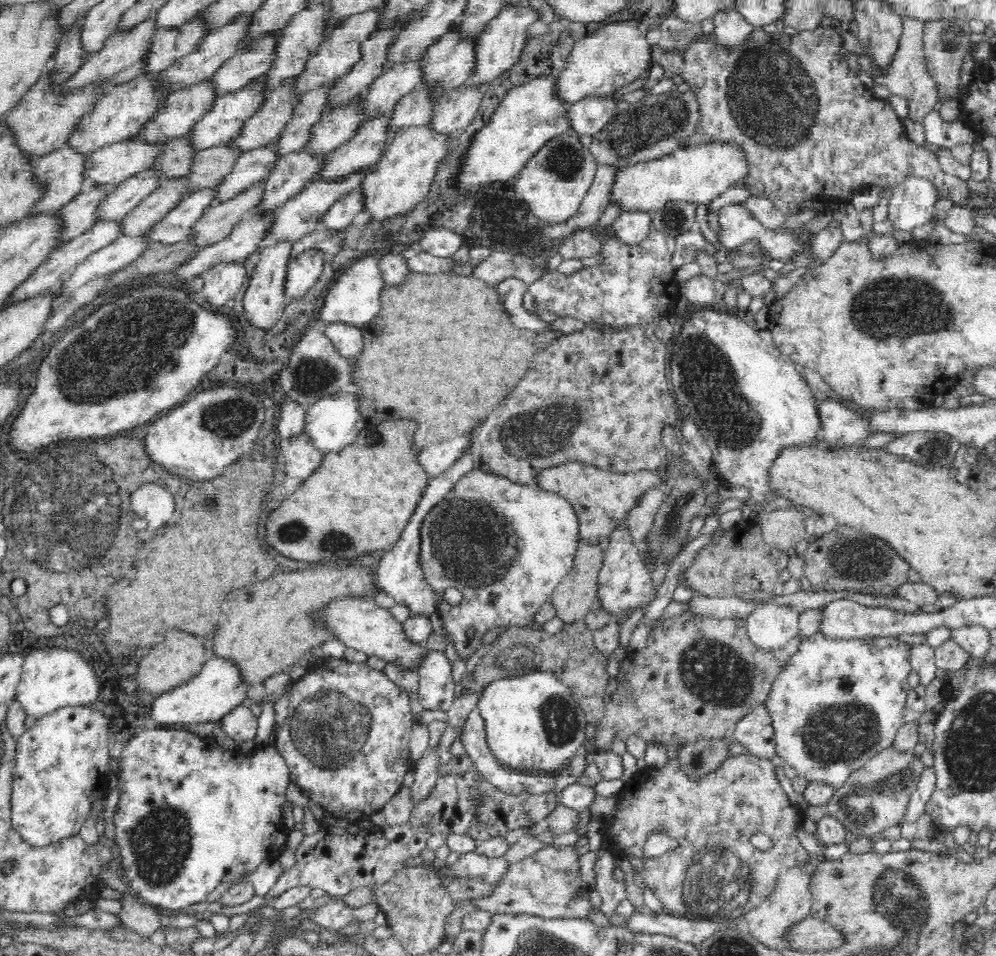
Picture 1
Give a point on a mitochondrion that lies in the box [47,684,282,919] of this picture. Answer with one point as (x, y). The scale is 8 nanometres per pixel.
(160, 842)

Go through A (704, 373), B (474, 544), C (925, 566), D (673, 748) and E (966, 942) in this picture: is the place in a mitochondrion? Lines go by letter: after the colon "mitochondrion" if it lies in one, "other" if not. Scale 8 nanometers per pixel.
A: mitochondrion
B: mitochondrion
C: other
D: other
E: other

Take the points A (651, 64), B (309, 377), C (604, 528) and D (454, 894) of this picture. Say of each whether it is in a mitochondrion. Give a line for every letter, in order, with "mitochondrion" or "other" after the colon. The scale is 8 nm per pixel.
A: other
B: mitochondrion
C: other
D: other

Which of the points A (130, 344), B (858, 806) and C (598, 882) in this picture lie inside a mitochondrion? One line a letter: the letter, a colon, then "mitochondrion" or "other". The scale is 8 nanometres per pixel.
A: mitochondrion
B: mitochondrion
C: other

